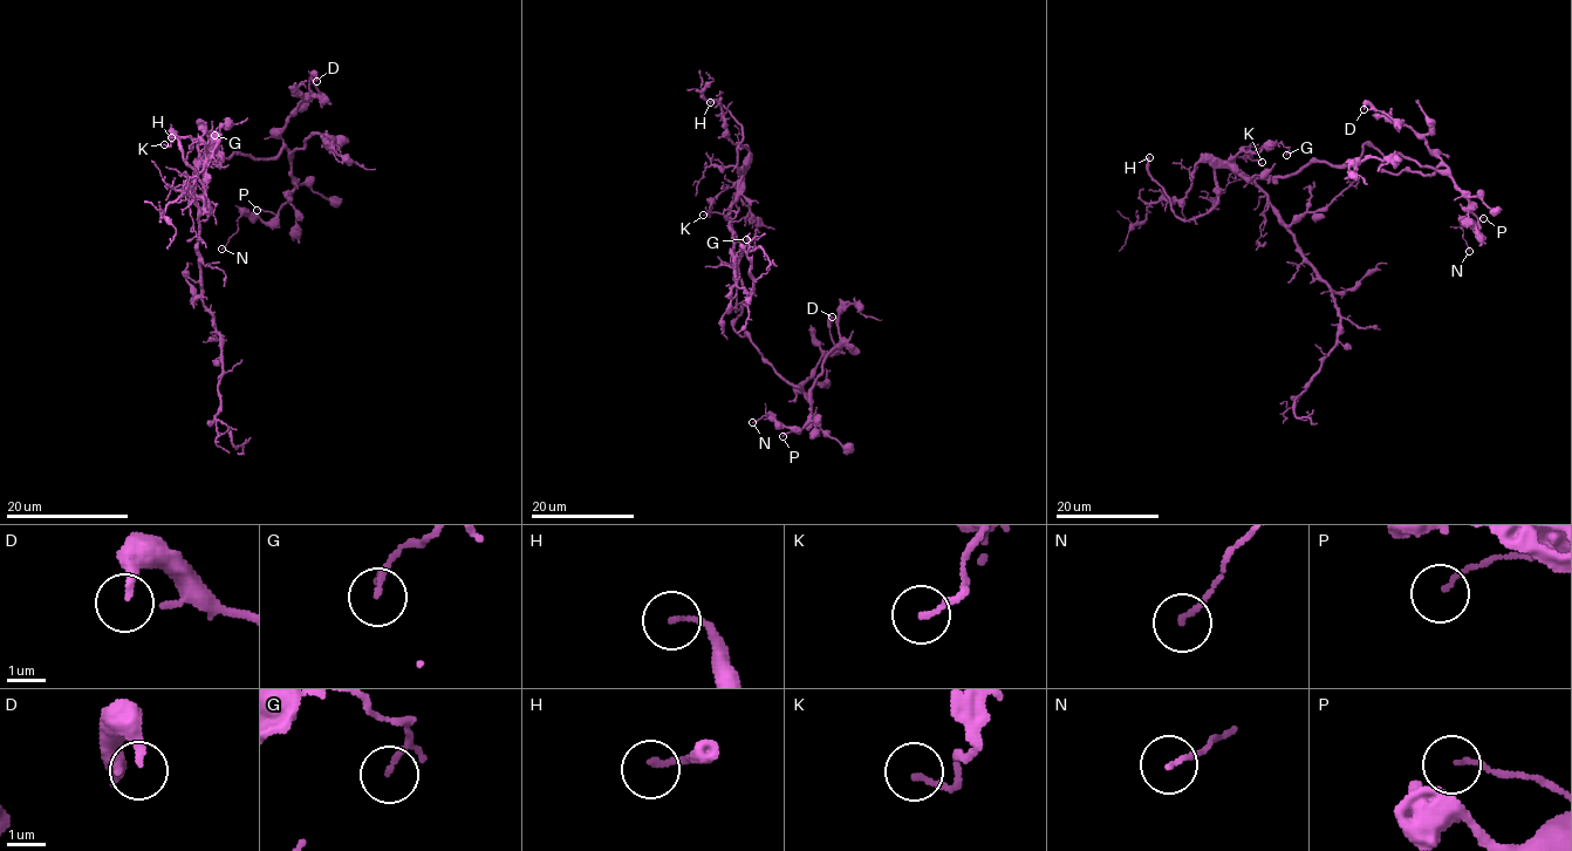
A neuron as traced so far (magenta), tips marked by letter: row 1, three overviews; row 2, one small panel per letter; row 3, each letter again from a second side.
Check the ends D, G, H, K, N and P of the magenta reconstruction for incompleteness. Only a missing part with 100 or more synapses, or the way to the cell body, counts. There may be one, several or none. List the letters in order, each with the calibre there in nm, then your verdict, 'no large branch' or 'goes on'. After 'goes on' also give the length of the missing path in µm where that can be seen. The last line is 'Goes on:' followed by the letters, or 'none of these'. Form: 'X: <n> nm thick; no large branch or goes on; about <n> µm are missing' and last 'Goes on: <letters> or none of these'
D: 240 nm thick; no large branch
G: 100 nm thick; no large branch
H: 150 nm thick; goes on; about 90 µm are missing
K: 140 nm thick; no large branch
N: 130 nm thick; no large branch
P: 110 nm thick; no large branch
Goes on: H

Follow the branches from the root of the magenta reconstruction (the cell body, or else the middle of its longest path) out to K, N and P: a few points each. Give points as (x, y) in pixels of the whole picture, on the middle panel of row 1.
K: (735, 263), (731, 203), (738, 181), (723, 190), (703, 215)
N: (735, 263), (747, 301), (733, 328), (804, 393), (813, 420), (801, 430), (767, 413), (752, 422)
P: (735, 263), (747, 301), (733, 328), (740, 335), (746, 332), (811, 404), (813, 421), (783, 436)

